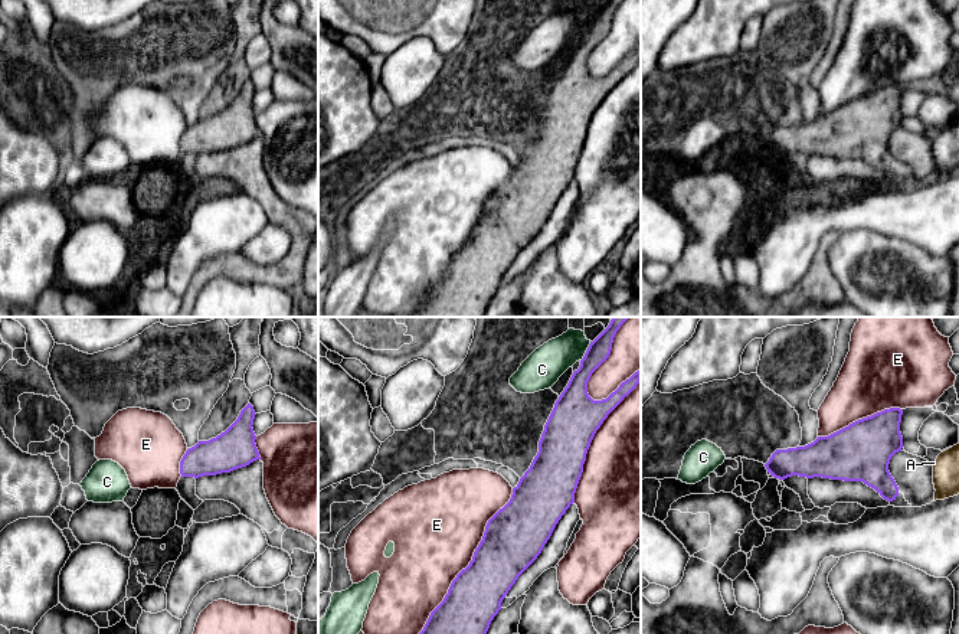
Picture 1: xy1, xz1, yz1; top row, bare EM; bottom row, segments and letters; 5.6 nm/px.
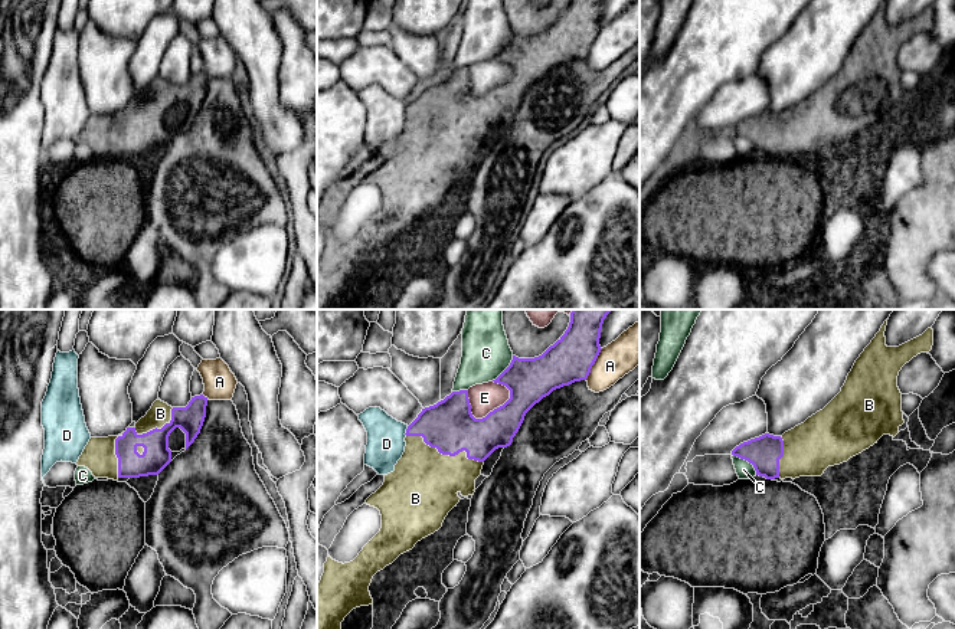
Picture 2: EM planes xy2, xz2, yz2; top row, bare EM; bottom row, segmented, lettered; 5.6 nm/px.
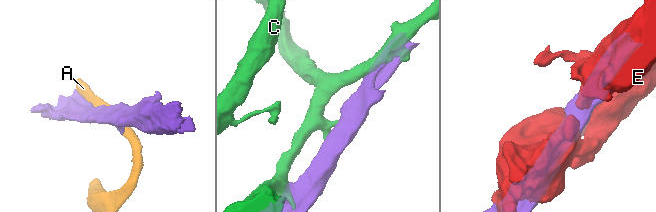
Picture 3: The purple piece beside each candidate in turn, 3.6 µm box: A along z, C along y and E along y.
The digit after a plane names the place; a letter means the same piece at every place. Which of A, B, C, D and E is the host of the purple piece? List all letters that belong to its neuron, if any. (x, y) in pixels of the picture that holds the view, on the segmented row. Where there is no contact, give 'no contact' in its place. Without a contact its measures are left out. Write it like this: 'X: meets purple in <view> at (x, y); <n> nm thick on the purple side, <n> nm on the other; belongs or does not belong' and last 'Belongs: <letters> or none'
A: meets purple in xz2 at (594, 363); 260 nm thick on the purple side, 200 nm on the other; does not belong
B: meets purple in xz2 at (445, 454); 280 nm thick on the purple side, 380 nm on the other; belongs
C: meets purple in yz2 at (746, 459); 190 nm thick on the purple side, 90 nm on the other; does not belong
D: meets purple in xz2 at (406, 431); 280 nm thick on the purple side, 220 nm on the other; does not belong
E: meets purple in xz1 at (471, 561); 320 nm thick on the purple side, 480 nm on the other; does not belong
Belongs: B

